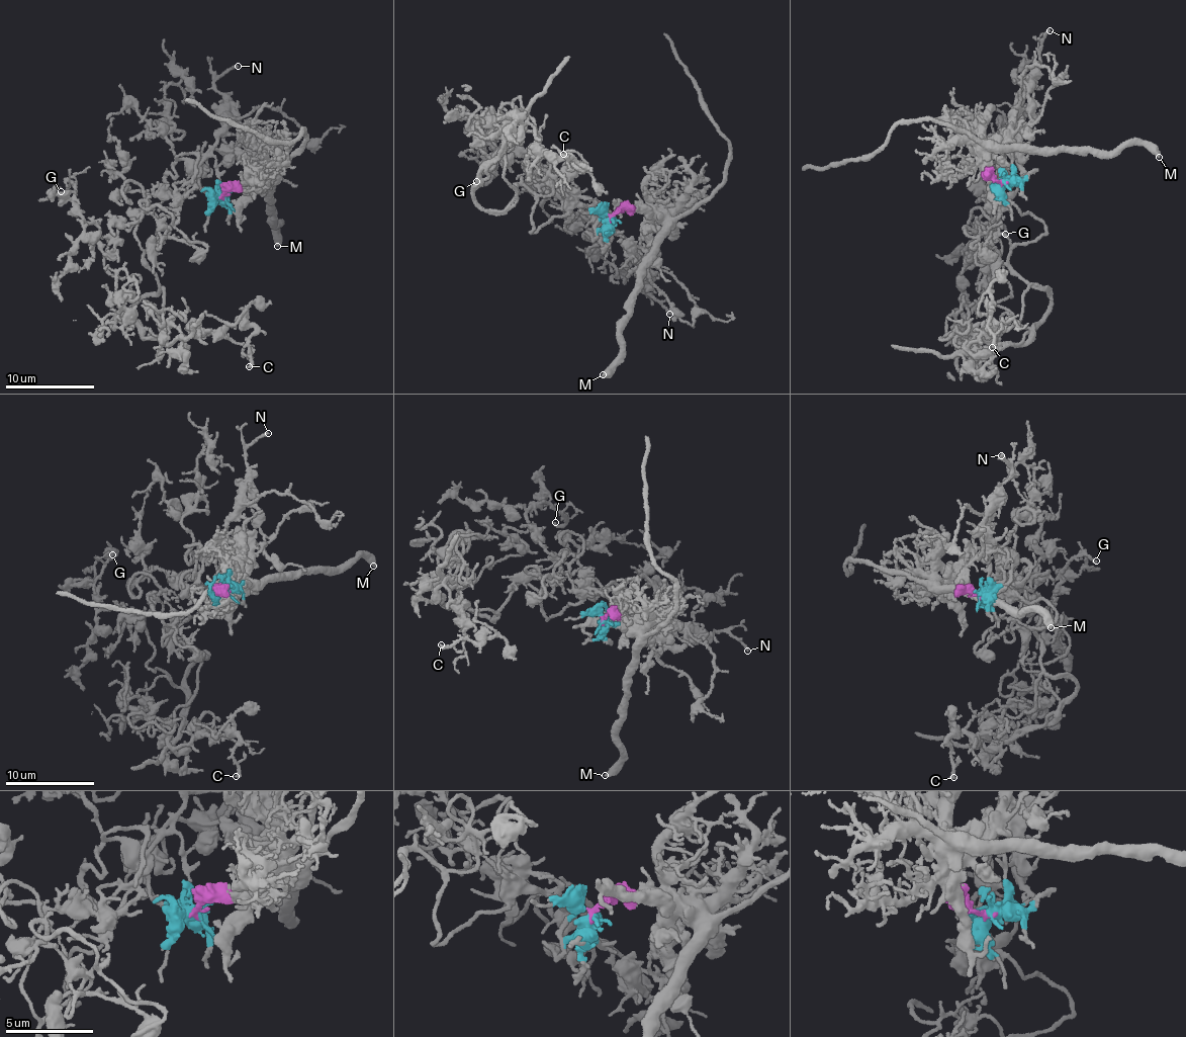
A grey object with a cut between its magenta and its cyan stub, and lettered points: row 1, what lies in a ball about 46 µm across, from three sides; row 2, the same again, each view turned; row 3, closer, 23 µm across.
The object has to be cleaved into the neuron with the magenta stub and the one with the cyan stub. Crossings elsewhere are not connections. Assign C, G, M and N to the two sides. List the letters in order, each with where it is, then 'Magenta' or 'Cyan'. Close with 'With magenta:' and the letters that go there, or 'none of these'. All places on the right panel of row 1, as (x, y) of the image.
C: Place: (992, 347). Cyan
G: Place: (1005, 234). Cyan
M: Place: (1159, 157). Magenta
N: Place: (1050, 30). Cyan
With magenta: M

